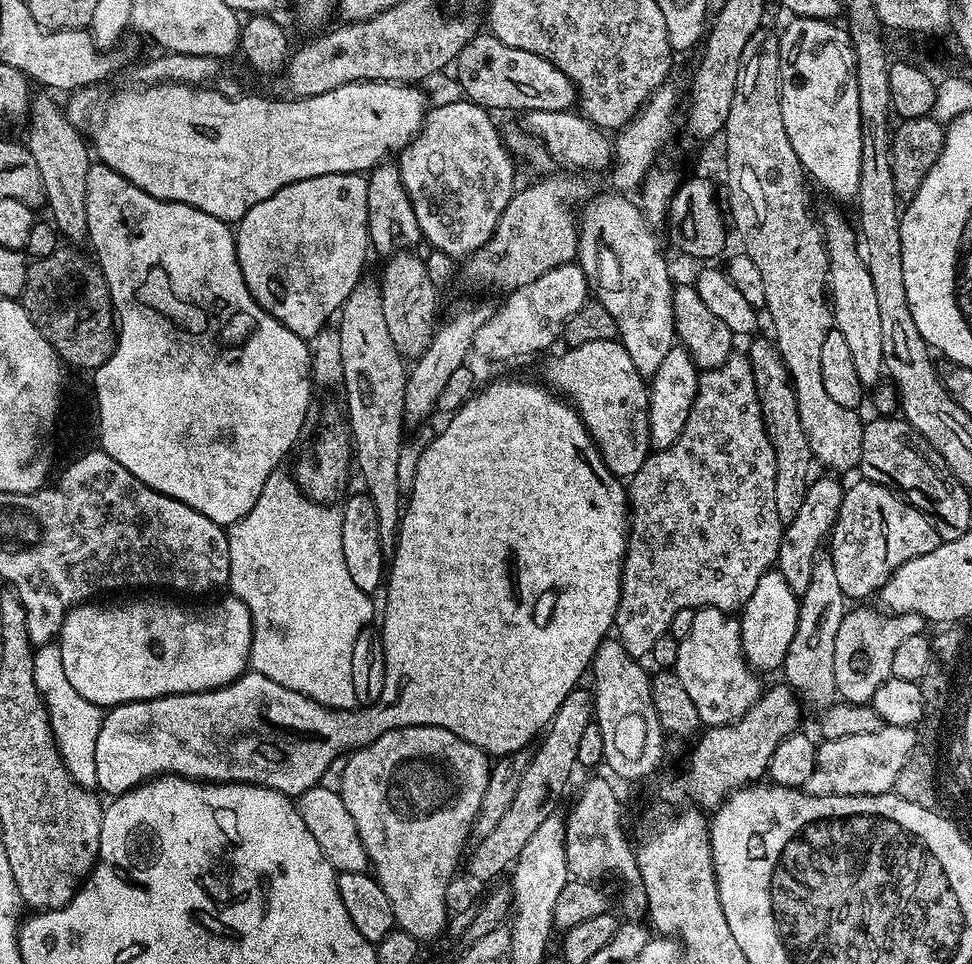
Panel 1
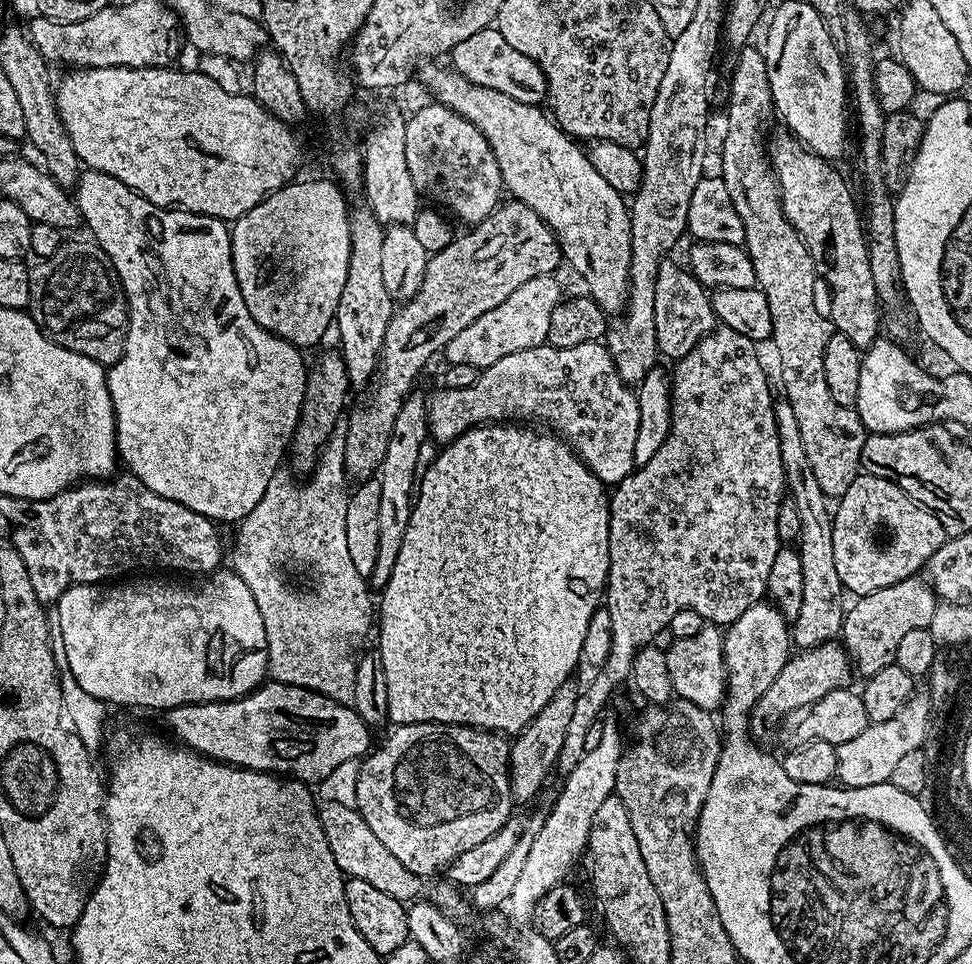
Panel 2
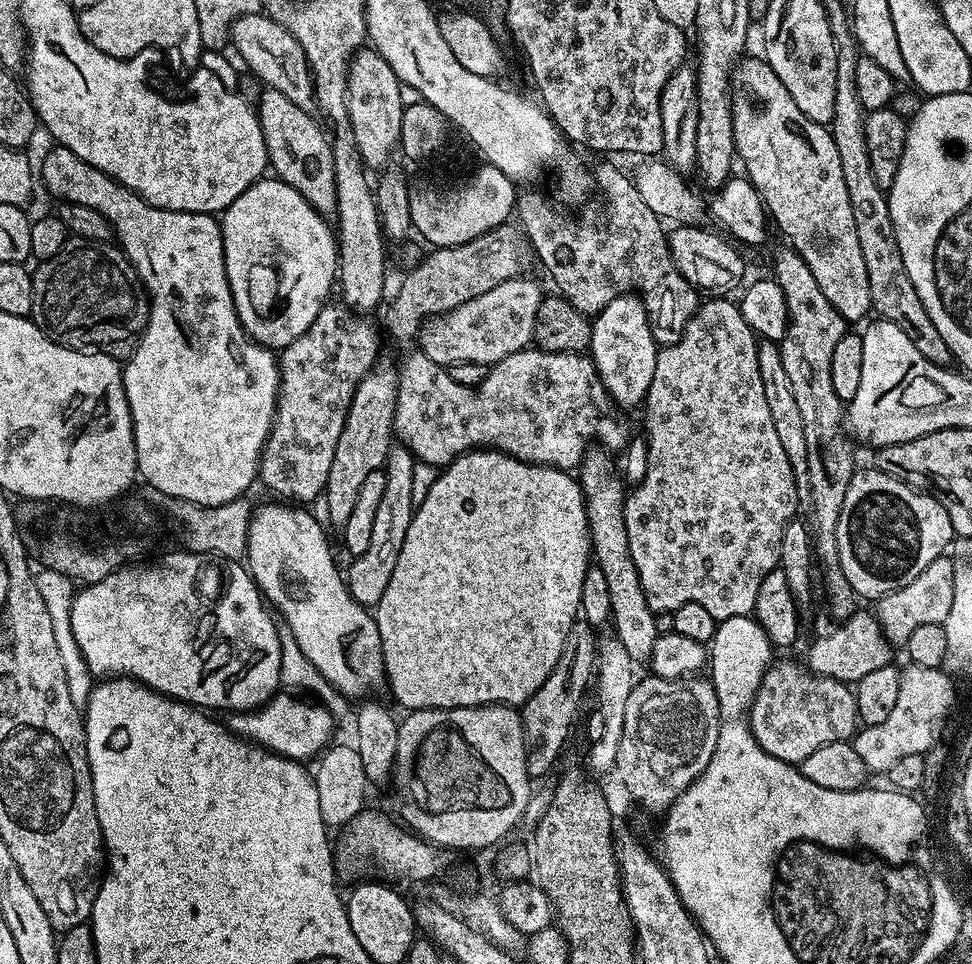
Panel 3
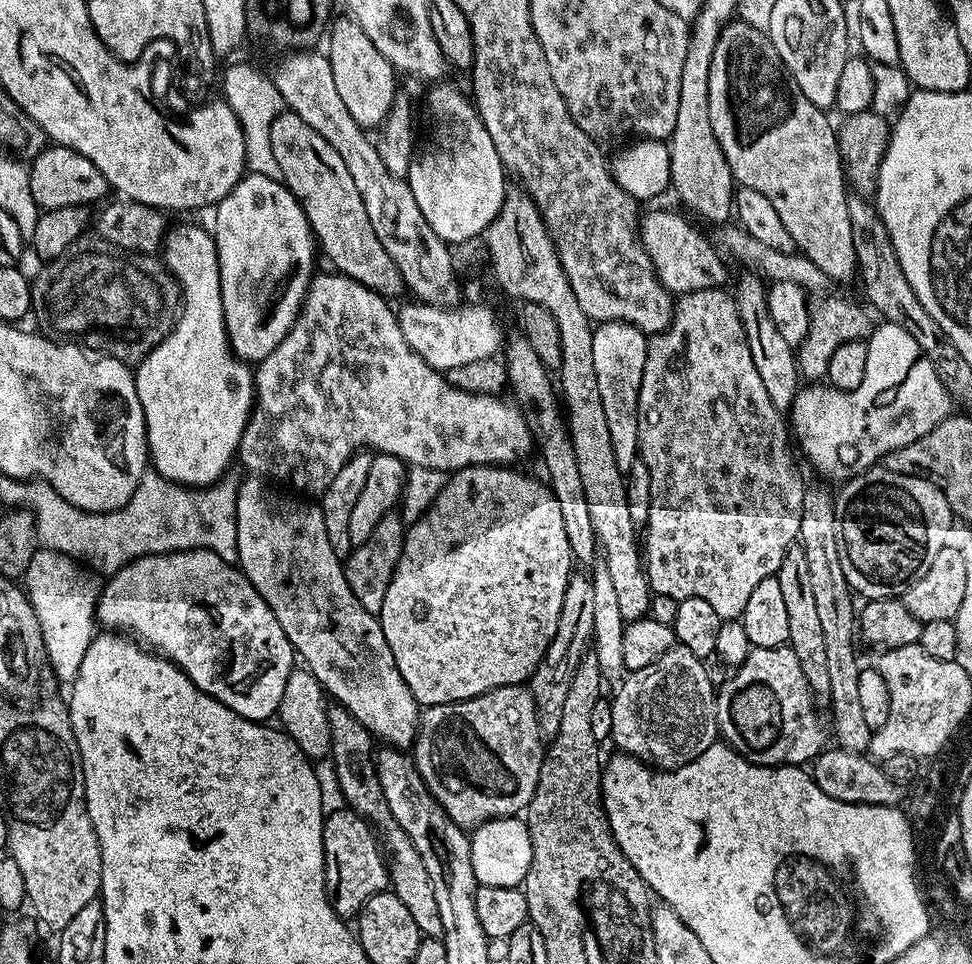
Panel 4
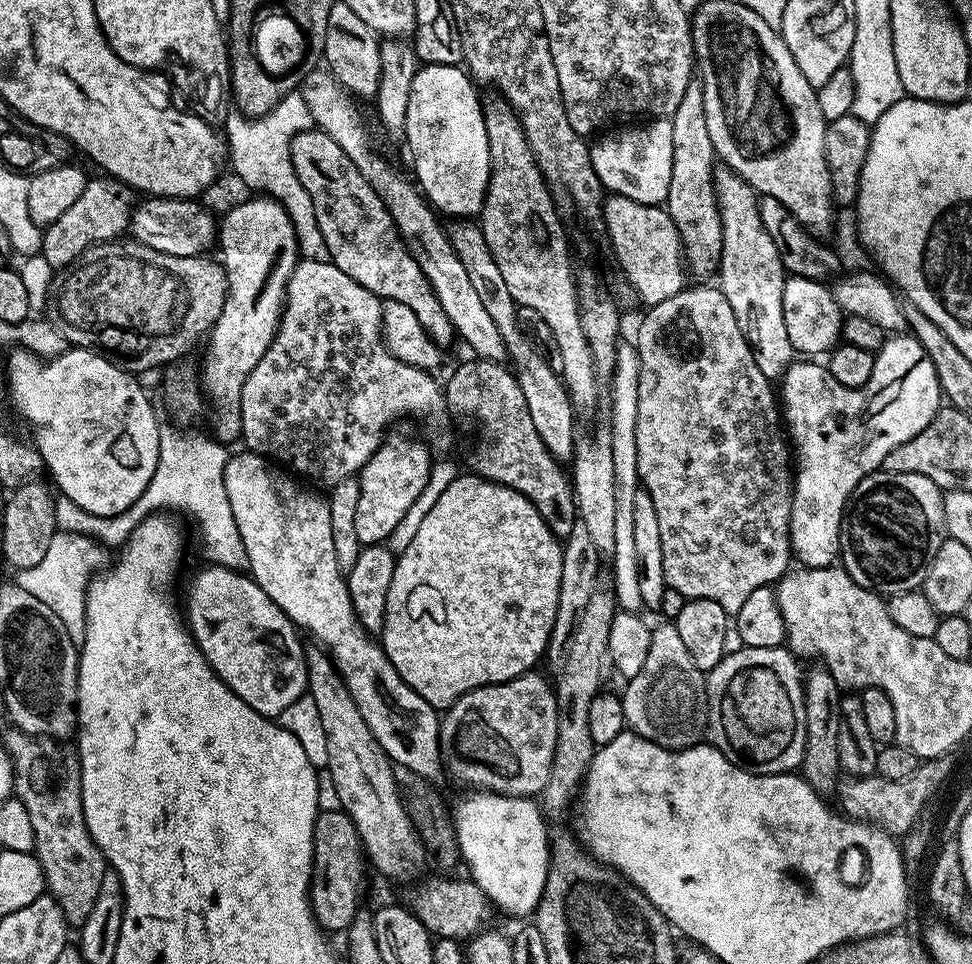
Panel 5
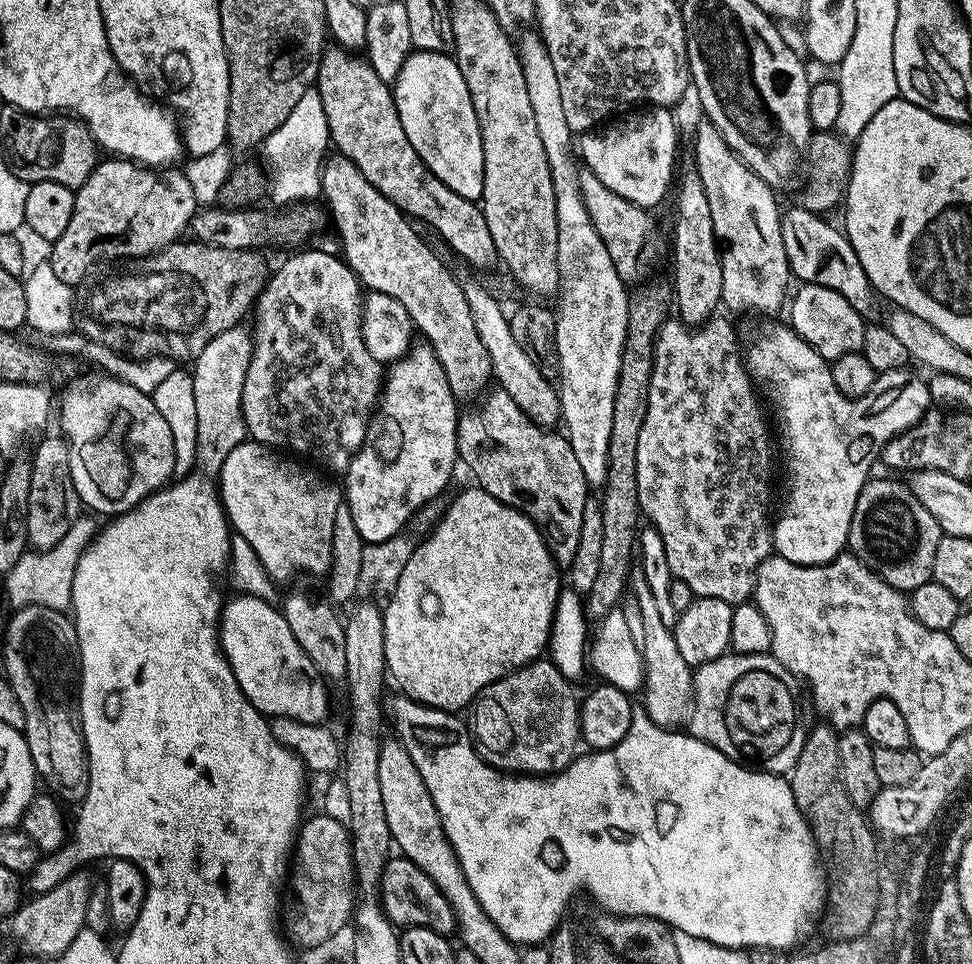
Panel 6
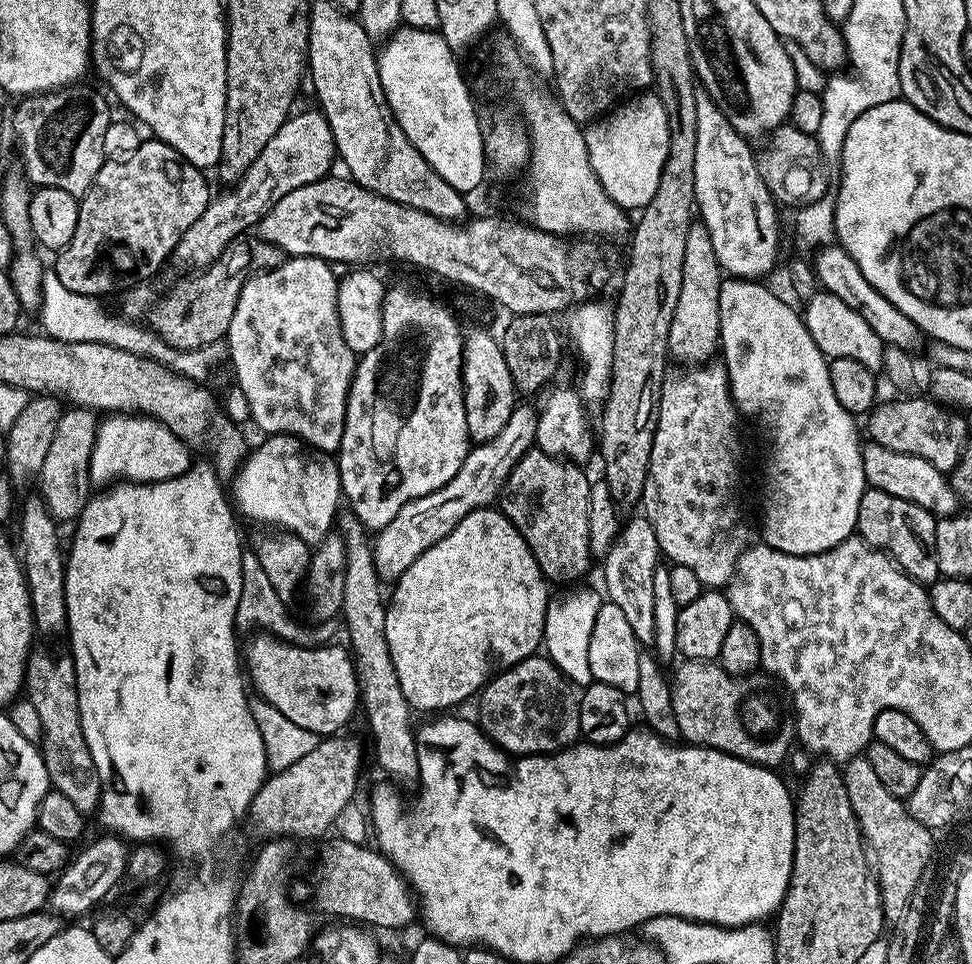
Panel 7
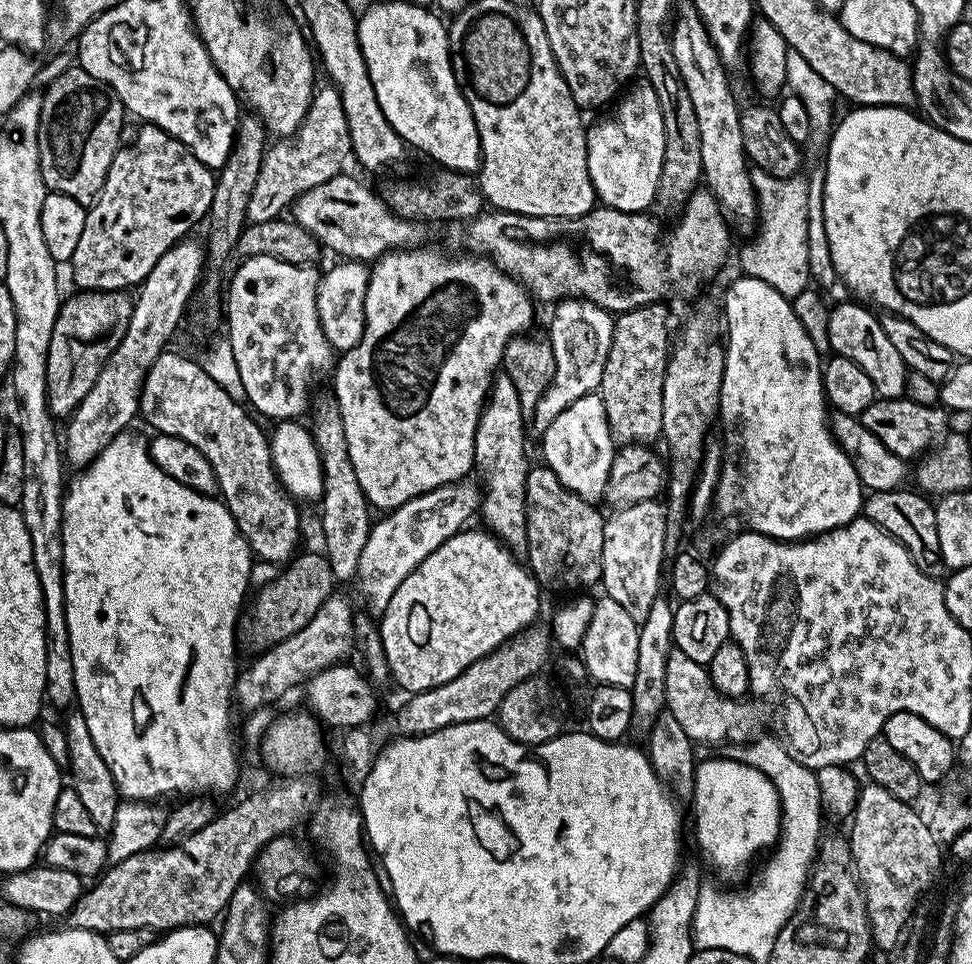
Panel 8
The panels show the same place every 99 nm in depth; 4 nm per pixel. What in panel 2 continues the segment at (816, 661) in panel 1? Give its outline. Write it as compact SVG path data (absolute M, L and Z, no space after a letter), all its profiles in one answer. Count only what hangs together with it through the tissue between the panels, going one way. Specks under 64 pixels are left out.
M787 398L777 399L775 406L778 450L782 450L786 492L794 502L798 519L802 522L798 541L798 551L802 558L802 611L798 613L796 620L791 621L790 640L797 649L803 650L819 644L831 644L841 635L846 611L846 589L842 578L838 578L838 569L834 562L834 512L830 507L829 497L824 495L822 486L818 486L818 478L814 478L810 458L806 458L806 446L802 442L802 430L798 430L798 418L794 418L794 406L790 406Z

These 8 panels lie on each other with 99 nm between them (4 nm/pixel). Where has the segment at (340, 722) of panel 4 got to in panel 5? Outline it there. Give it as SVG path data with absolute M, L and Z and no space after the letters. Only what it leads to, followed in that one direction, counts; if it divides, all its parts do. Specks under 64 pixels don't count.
M312 646L305 651L304 664L308 667L306 695L314 698L322 730L326 730L327 770L333 776L340 807L358 830L367 863L371 867L373 864L386 879L407 885L421 875L426 844L405 801L404 804L400 801L396 776L392 773L394 765L382 746L378 746L374 734L370 734L370 726L366 726L366 718L354 706L354 698L350 698L347 684L332 665L331 655L319 646Z

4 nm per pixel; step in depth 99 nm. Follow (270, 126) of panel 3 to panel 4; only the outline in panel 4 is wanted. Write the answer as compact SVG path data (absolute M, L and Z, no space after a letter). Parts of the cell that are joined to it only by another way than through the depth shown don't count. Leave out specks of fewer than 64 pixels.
M287 110L274 118L271 126L270 140L274 158L278 162L281 172L281 181L287 185L296 196L304 210L304 216L312 228L313 237L318 243L319 249L325 257L332 262L333 269L359 284L374 289L385 298L393 298L405 287L400 272L396 269L394 258L386 254L382 242L378 240L378 234L374 232L374 226L370 220L370 214L366 212L366 206L358 194L358 186L354 186L354 178L350 178L350 170L346 162L339 157L338 152L326 142L316 130L311 129L302 118Z

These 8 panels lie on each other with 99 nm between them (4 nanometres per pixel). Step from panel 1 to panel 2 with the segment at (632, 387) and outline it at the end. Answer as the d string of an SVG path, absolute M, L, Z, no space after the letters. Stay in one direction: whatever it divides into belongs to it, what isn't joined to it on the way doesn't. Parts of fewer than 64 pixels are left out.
M582 342L582 346L570 346L569 348L556 348L550 343L542 343L534 346L530 350L518 350L518 354L506 354L506 358L498 358L498 362L494 362L489 368L483 369L477 375L474 386L466 386L465 388L446 388L437 387L438 390L433 396L427 397L428 401L428 430L433 441L437 440L437 445L443 446L452 440L457 440L464 432L470 431L472 428L481 424L498 424L501 422L532 422L528 420L540 419L542 423L549 424L547 426L555 435L559 436L565 444L572 447L572 451L579 456L580 461L588 469L597 476L605 486L615 486L623 482L623 480L632 475L636 464L634 462L634 445L637 441L638 431L638 398L636 392L630 387L626 381L620 377L618 370L614 366L614 358L608 353L607 347L600 342Z

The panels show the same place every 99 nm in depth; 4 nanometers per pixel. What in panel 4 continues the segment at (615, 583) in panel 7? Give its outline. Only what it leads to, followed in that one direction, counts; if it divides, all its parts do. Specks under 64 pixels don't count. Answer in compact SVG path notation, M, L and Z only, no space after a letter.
M673 646L670 650L666 650L666 654L662 654L662 658L658 658L654 662L650 662L650 666L642 666L642 670L637 672L628 672L627 675L619 681L620 689L616 692L616 697L611 697L612 706L612 735L611 743L616 743L621 753L626 756L632 756L636 760L642 761L643 764L651 766L656 770L671 770L680 768L683 764L694 762L694 758L698 758L698 754L702 754L711 744L717 743L718 733L716 730L716 694L717 689L712 688L712 680L708 677L708 672L704 669L705 661L699 656L690 654L690 650L679 646Z

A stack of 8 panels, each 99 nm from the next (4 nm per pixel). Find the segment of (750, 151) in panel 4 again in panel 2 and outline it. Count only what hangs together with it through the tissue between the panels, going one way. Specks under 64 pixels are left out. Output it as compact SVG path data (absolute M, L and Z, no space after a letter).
M779 131L771 133L767 145L772 169L776 171L776 181L780 187L782 210L786 214L790 226L794 226L794 230L802 238L806 250L812 255L819 279L823 283L825 280L832 287L830 319L833 329L846 334L846 338L850 338L850 342L854 342L854 346L867 350L881 335L882 309L880 301L876 299L874 277L870 274L866 229L862 223L862 212L858 207L858 200L856 204L855 198L852 197L851 186L844 181L843 174L836 169L837 165L833 161L811 152L791 132Z

